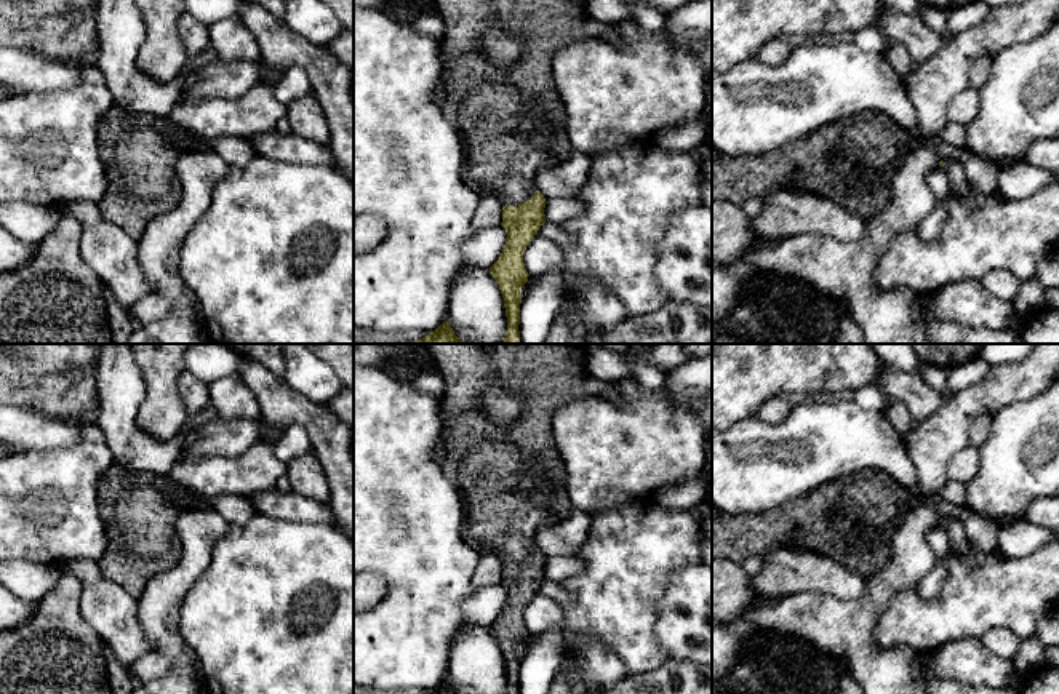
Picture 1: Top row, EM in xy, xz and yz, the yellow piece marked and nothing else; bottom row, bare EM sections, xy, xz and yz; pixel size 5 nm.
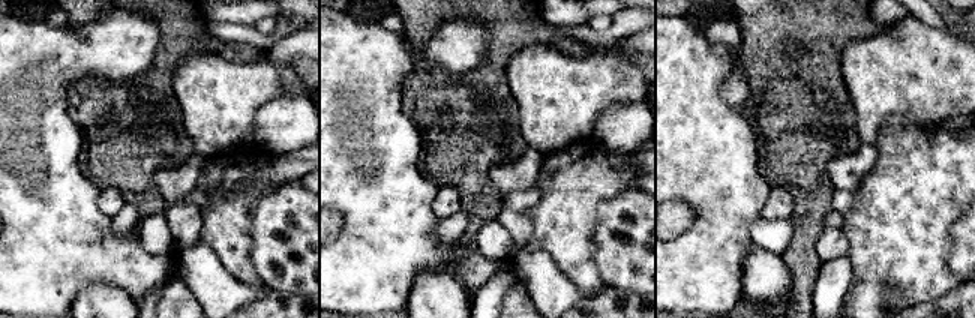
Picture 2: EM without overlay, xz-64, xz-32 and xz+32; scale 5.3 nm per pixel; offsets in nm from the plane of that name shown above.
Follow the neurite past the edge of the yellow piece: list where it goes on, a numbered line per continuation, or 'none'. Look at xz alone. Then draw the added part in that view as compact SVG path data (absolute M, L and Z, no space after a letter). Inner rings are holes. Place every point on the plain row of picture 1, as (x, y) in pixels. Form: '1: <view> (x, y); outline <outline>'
1: xz (511, 478); outline M426 344L440 373L445 392L446 459L442 464L445 477L462 502L461 536L478 555L494 555L502 564L518 564L530 560L541 528L565 521L574 510L568 497L565 464L552 435L555 411L574 400L605 397L619 401L609 382L585 374L587 344ZM491 387L515 390L525 397L523 419L510 425L498 425L480 411L480 398Z

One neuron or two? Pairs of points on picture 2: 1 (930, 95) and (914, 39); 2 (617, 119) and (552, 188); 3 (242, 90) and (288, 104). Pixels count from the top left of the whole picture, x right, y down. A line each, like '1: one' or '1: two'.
1: one
2: two
3: two

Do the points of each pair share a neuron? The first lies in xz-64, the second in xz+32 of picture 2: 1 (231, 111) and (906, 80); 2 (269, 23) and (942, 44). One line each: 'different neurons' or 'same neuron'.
1: same neuron
2: different neurons

